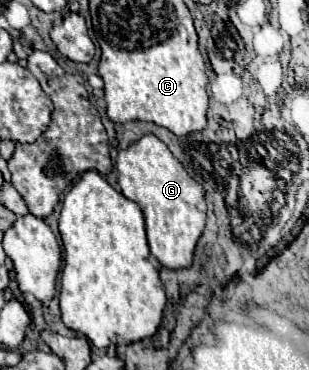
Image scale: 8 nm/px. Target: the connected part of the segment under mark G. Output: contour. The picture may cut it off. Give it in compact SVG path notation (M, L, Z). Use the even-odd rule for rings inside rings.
M149 133L131 143L127 149L121 149L115 163L119 171L121 193L127 199L139 203L139 207L143 209L151 253L163 267L189 267L197 239L201 237L205 227L207 207L203 199L203 187L187 175L185 167L171 155L167 145Z

